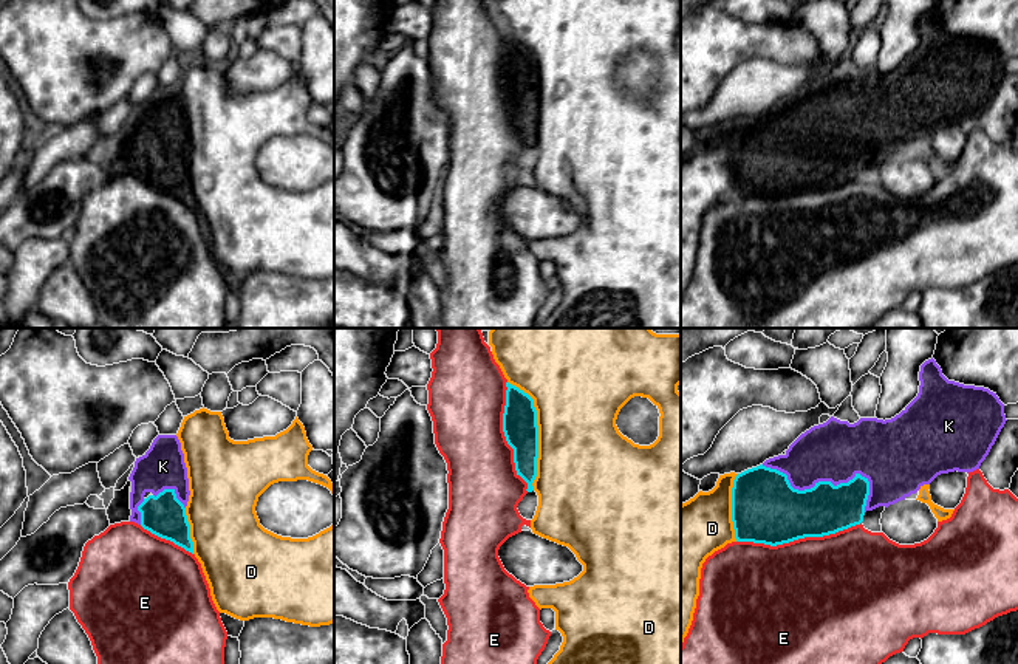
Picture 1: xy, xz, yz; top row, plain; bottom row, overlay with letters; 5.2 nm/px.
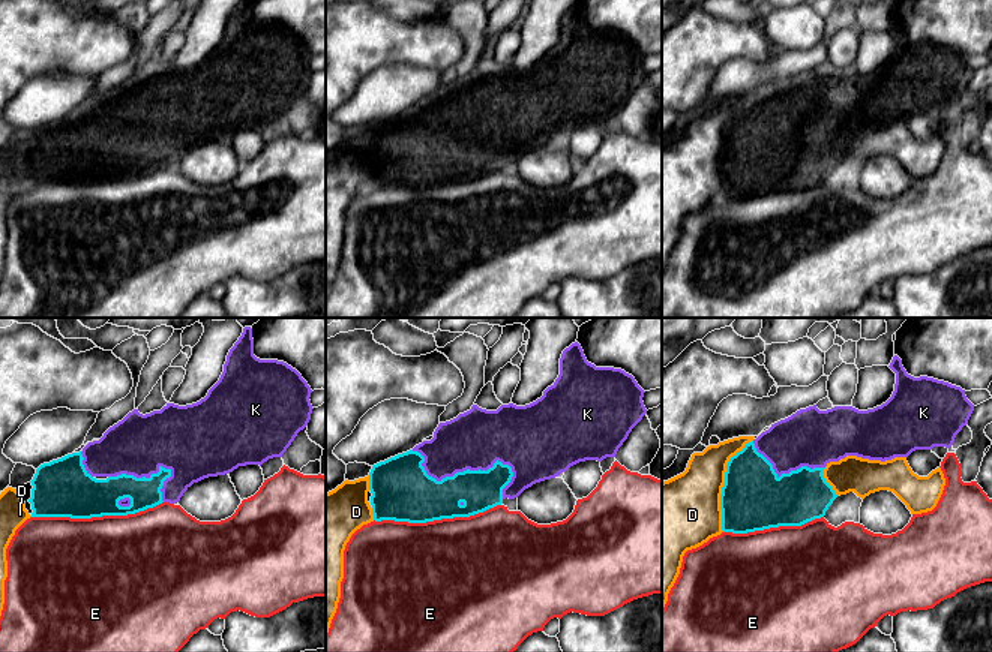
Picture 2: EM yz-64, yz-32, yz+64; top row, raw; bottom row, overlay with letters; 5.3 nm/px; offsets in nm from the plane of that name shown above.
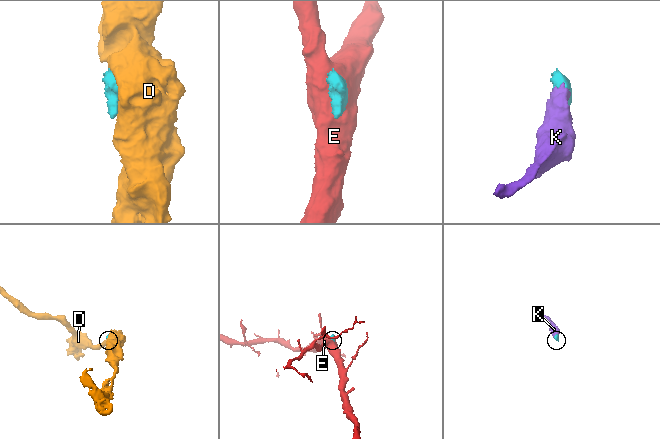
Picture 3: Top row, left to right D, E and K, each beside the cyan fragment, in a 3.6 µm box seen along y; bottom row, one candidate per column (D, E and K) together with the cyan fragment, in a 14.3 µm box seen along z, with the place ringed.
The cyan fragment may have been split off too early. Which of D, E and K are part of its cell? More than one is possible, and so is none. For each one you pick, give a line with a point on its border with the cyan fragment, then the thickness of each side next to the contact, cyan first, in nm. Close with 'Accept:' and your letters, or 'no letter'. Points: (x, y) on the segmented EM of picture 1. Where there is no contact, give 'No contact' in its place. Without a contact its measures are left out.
K: Touches cyan at yz (828, 482). Thickness 260 nm (cyan) against 320 nm
Accept: K

